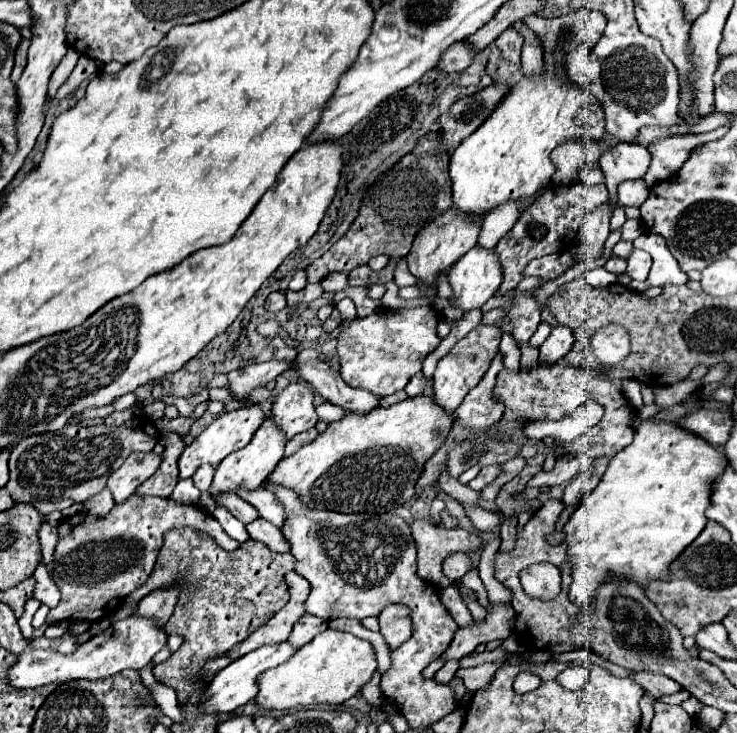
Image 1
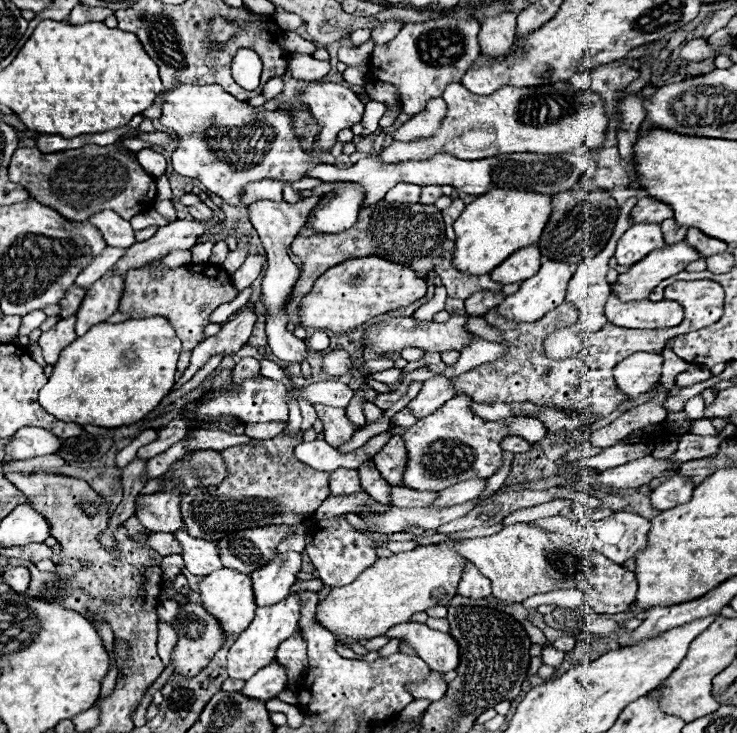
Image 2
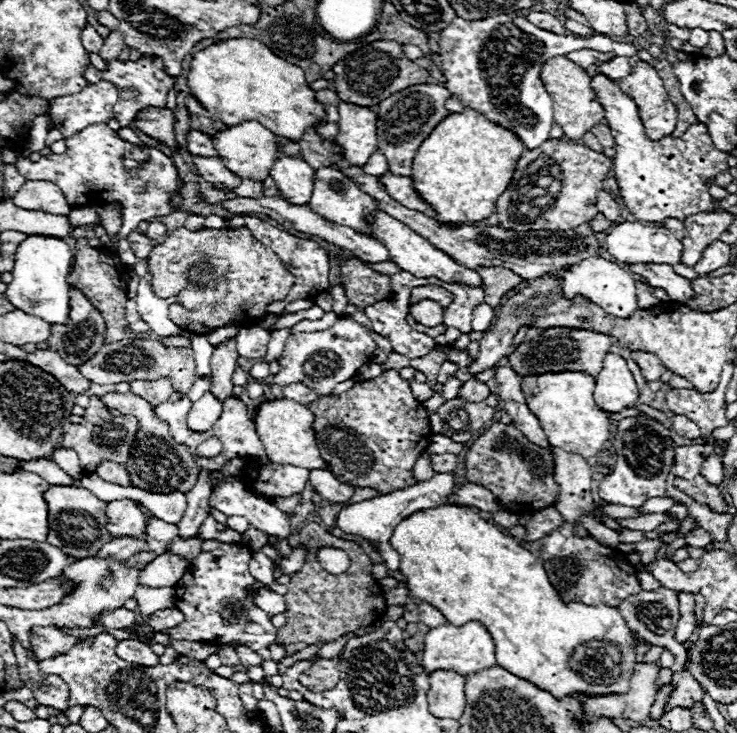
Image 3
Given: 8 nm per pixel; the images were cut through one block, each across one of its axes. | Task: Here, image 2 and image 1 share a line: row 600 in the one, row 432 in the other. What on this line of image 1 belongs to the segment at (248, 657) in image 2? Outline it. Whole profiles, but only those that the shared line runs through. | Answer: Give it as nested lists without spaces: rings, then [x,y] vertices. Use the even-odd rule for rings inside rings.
[[[288,384],[280,394],[272,398],[272,412],[268,416],[286,440],[310,430],[318,416],[314,412],[314,394],[308,384]]]

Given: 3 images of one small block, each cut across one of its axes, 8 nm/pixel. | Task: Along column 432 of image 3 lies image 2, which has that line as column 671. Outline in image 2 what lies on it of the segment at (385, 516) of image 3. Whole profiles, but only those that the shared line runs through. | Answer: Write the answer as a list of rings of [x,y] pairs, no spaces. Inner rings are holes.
[[[674,474],[668,480],[664,480],[658,488],[652,492],[652,506],[658,510],[668,510],[678,504],[684,504],[692,498],[694,484],[688,476]]]

